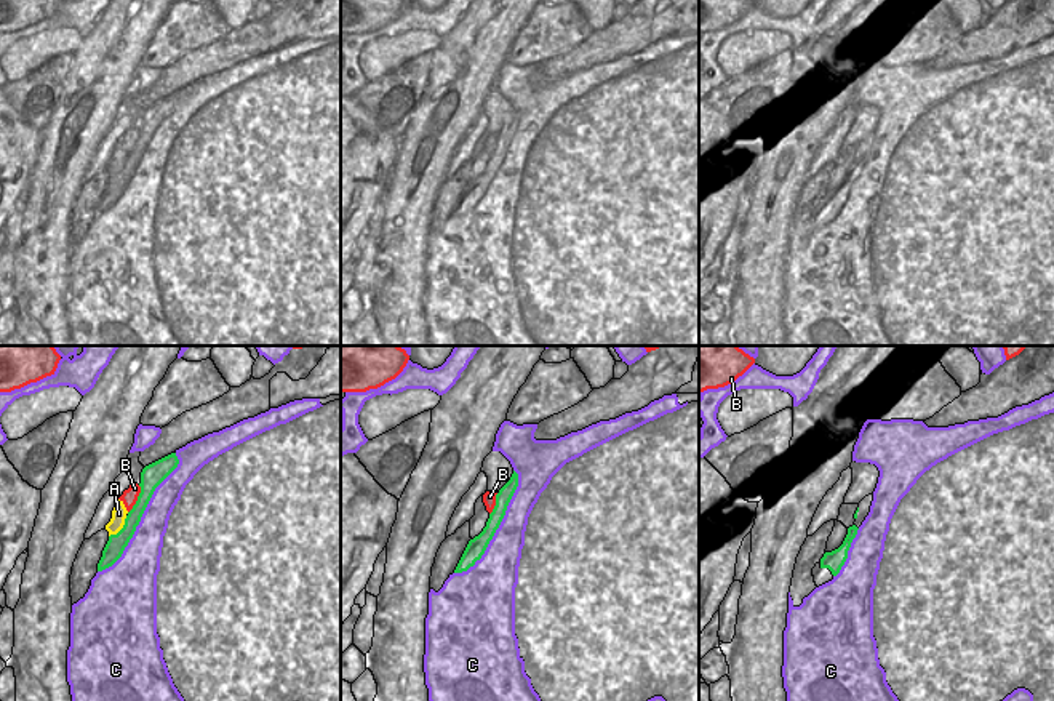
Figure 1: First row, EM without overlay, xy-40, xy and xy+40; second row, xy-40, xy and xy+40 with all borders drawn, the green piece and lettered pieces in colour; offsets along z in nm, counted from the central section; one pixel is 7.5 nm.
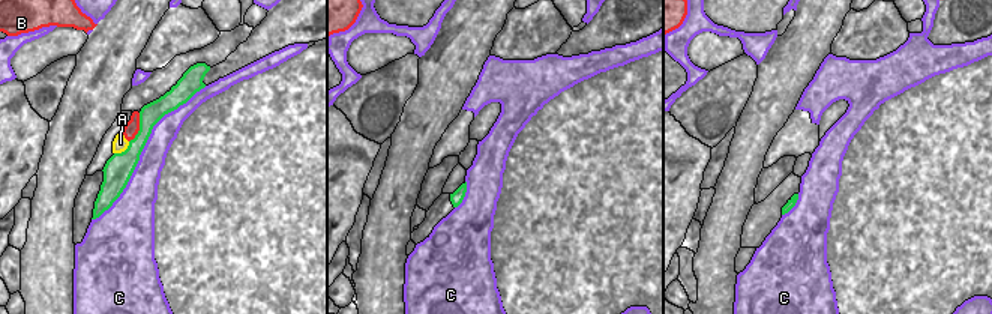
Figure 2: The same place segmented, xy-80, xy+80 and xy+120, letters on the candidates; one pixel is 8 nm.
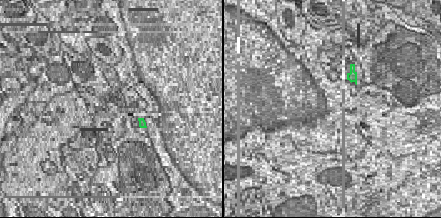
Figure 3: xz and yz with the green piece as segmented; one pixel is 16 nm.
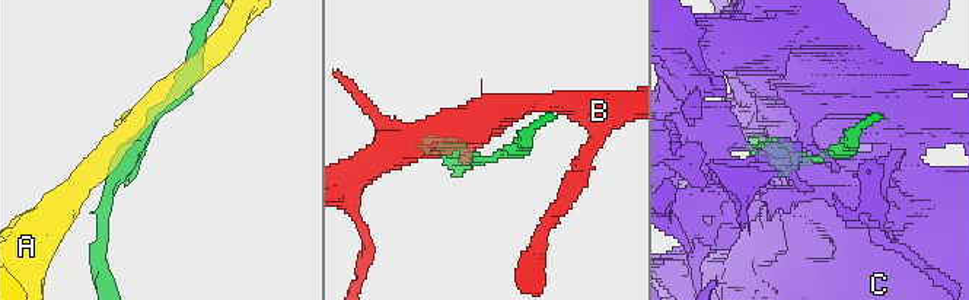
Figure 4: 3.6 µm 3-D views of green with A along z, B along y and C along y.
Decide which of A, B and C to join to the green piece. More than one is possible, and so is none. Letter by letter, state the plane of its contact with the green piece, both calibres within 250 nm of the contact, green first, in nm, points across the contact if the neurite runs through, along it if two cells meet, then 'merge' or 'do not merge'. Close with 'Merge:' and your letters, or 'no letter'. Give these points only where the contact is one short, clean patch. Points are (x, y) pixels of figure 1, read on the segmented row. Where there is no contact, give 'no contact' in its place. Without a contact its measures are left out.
A: meets green in xy-40; 140 nm thick on the green side, 120 nm on the other; border along xy-40 (127, 516), (122, 527), (109, 536); do not merge
B: meets green in xy-40; 170 nm thick on the green side, 120 nm on the other; border along xy-40 (139, 485), (136, 503), (128, 512); do not merge
C: meets green in xy-40; 120 nm thick on the green side, 260 nm on the other; do not merge
Merge: no letter

